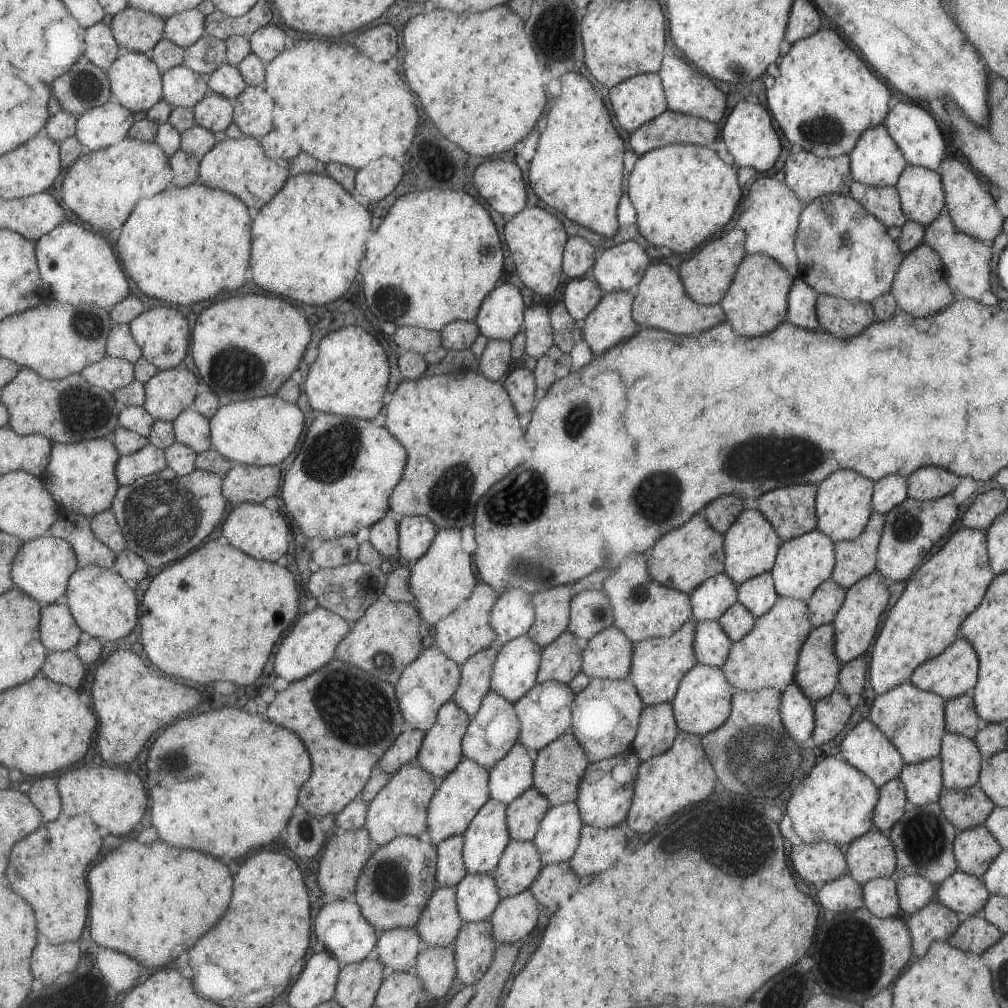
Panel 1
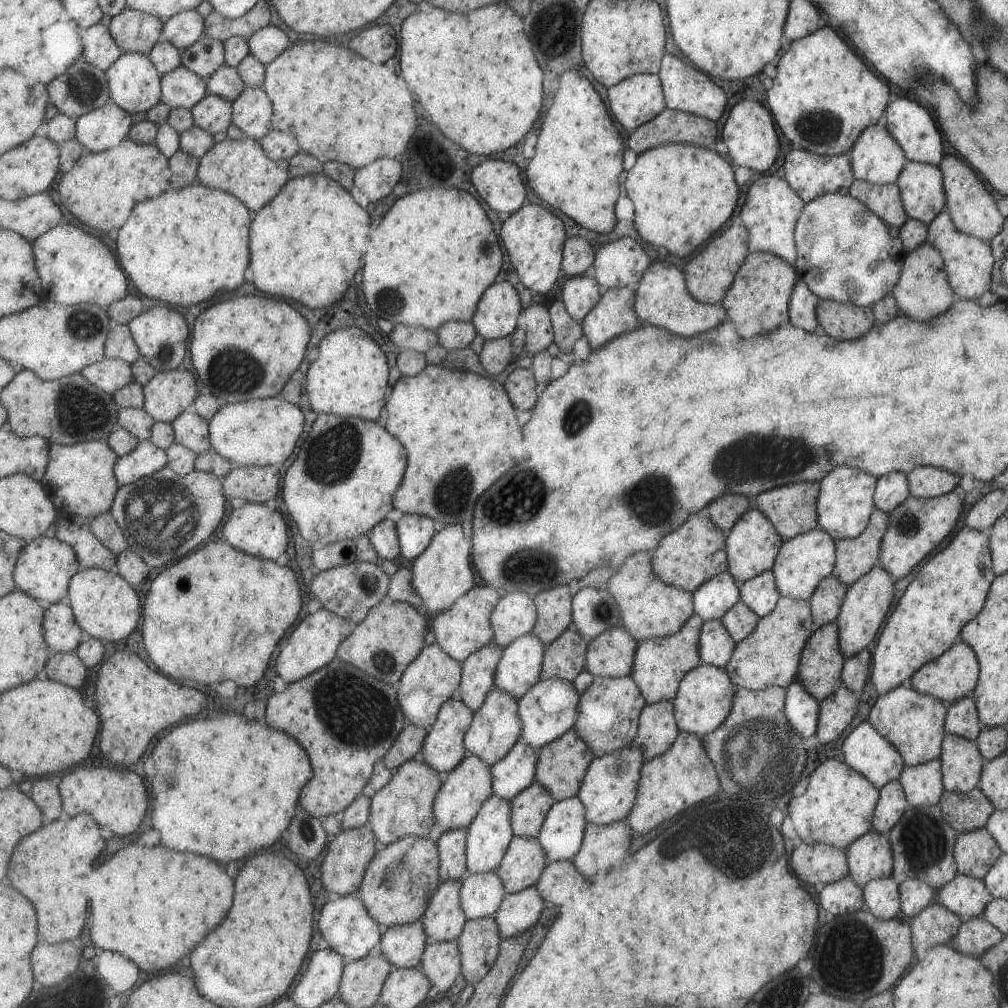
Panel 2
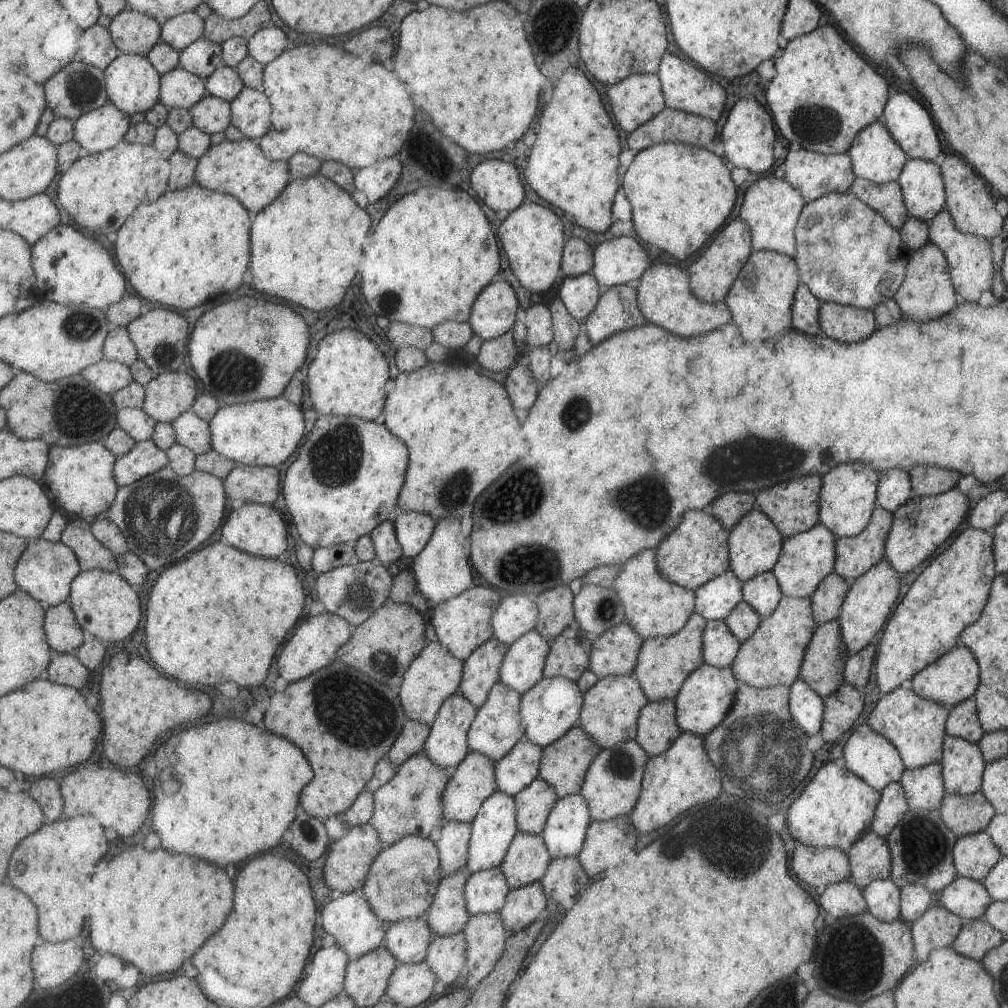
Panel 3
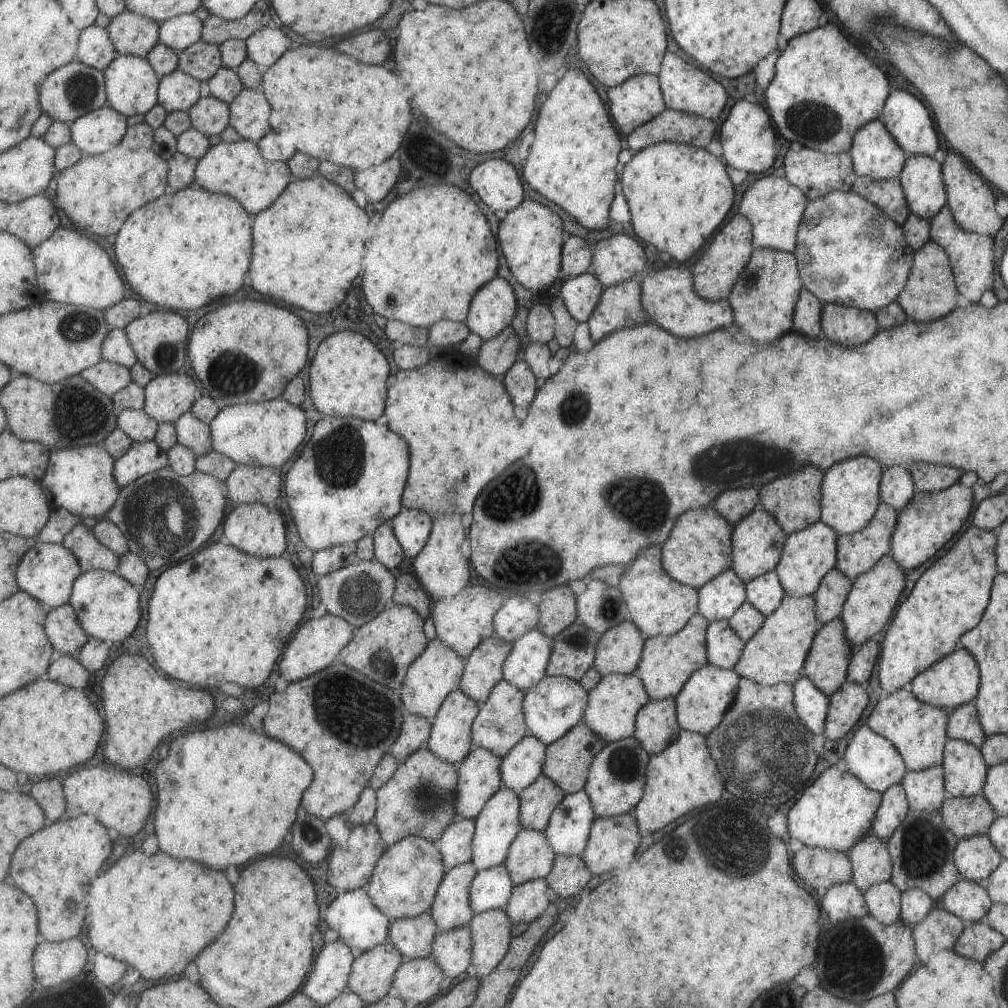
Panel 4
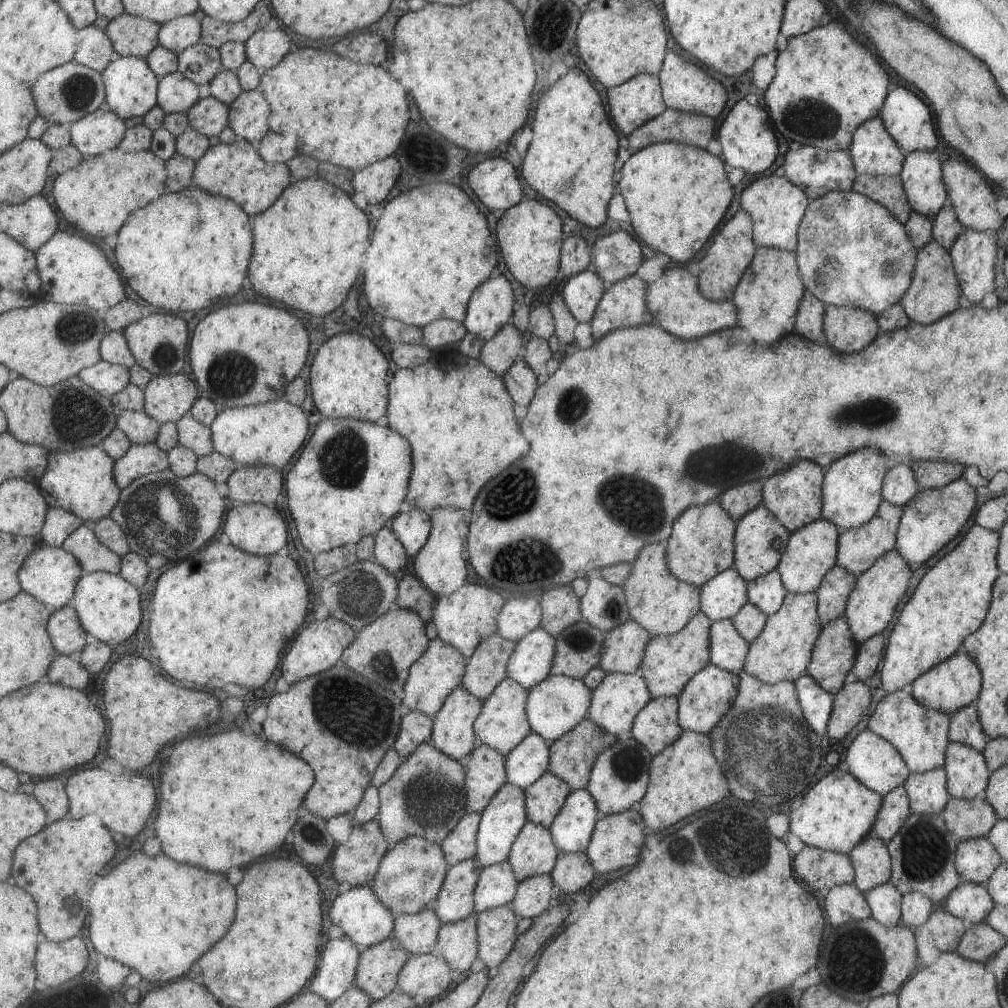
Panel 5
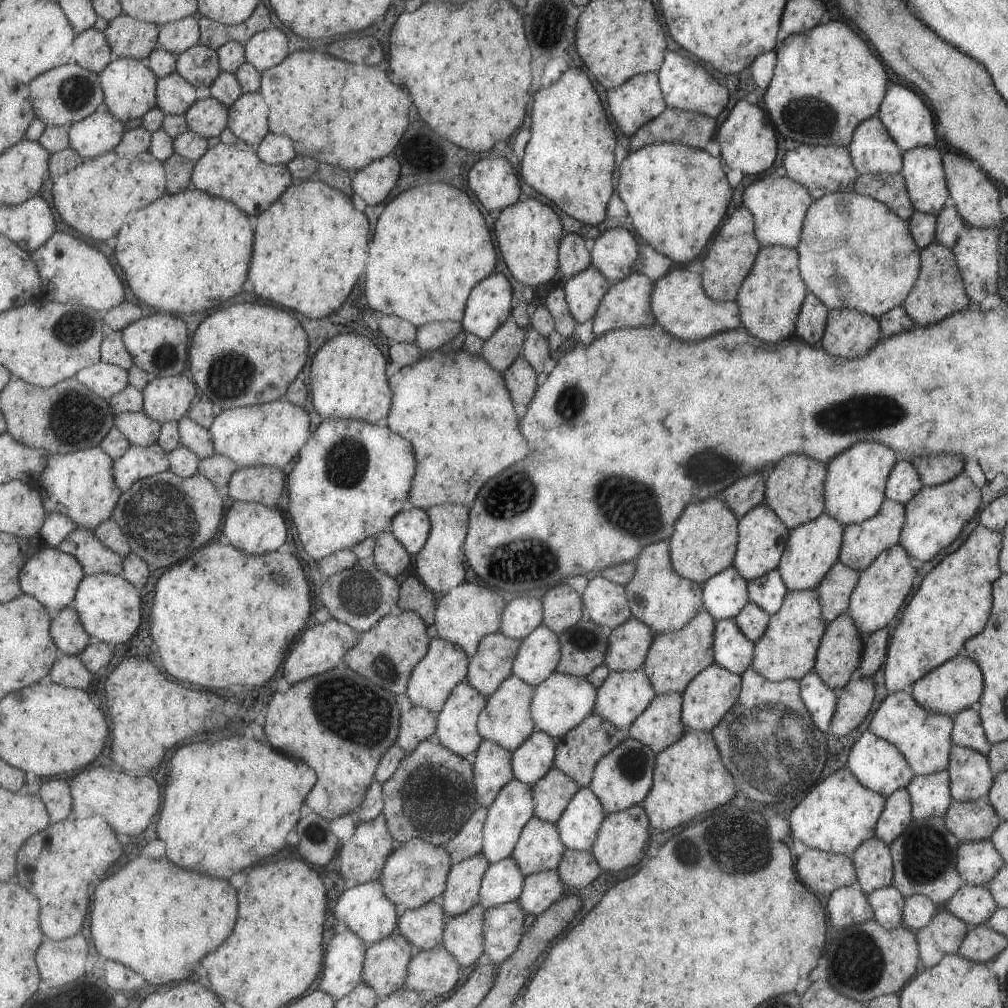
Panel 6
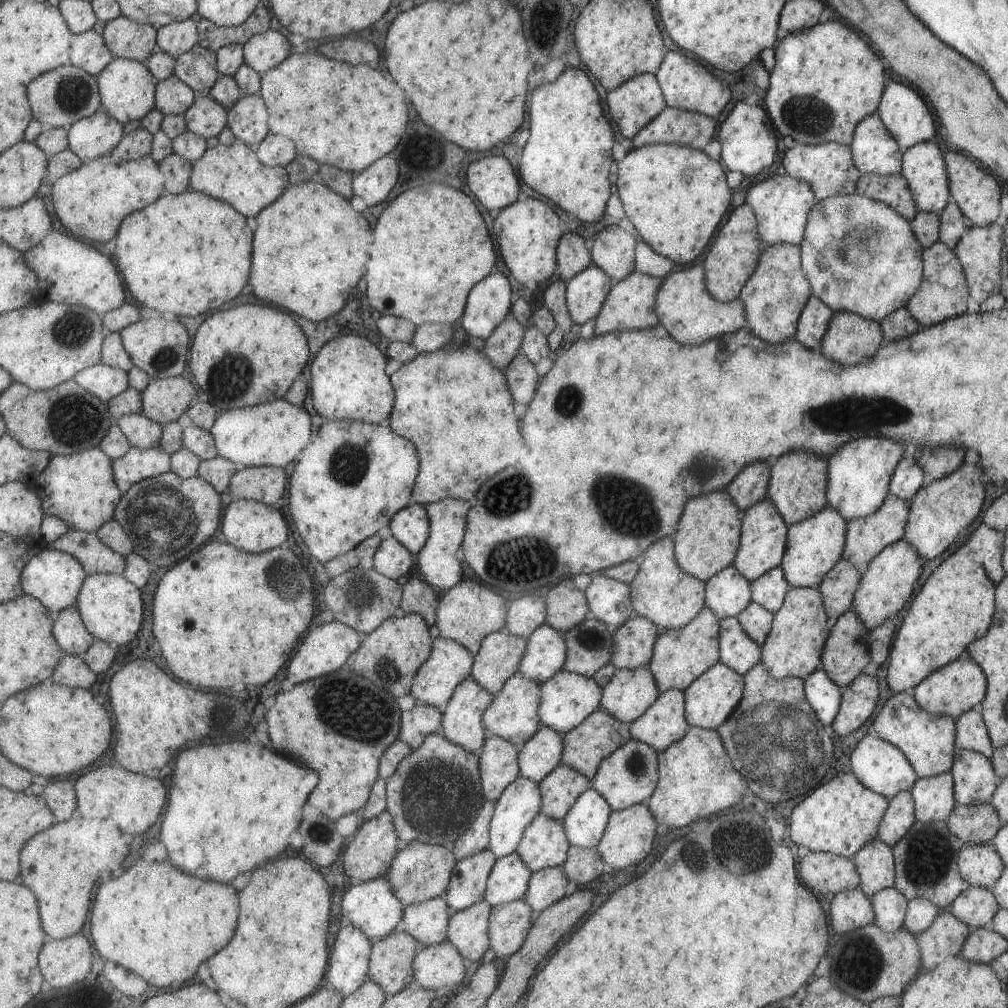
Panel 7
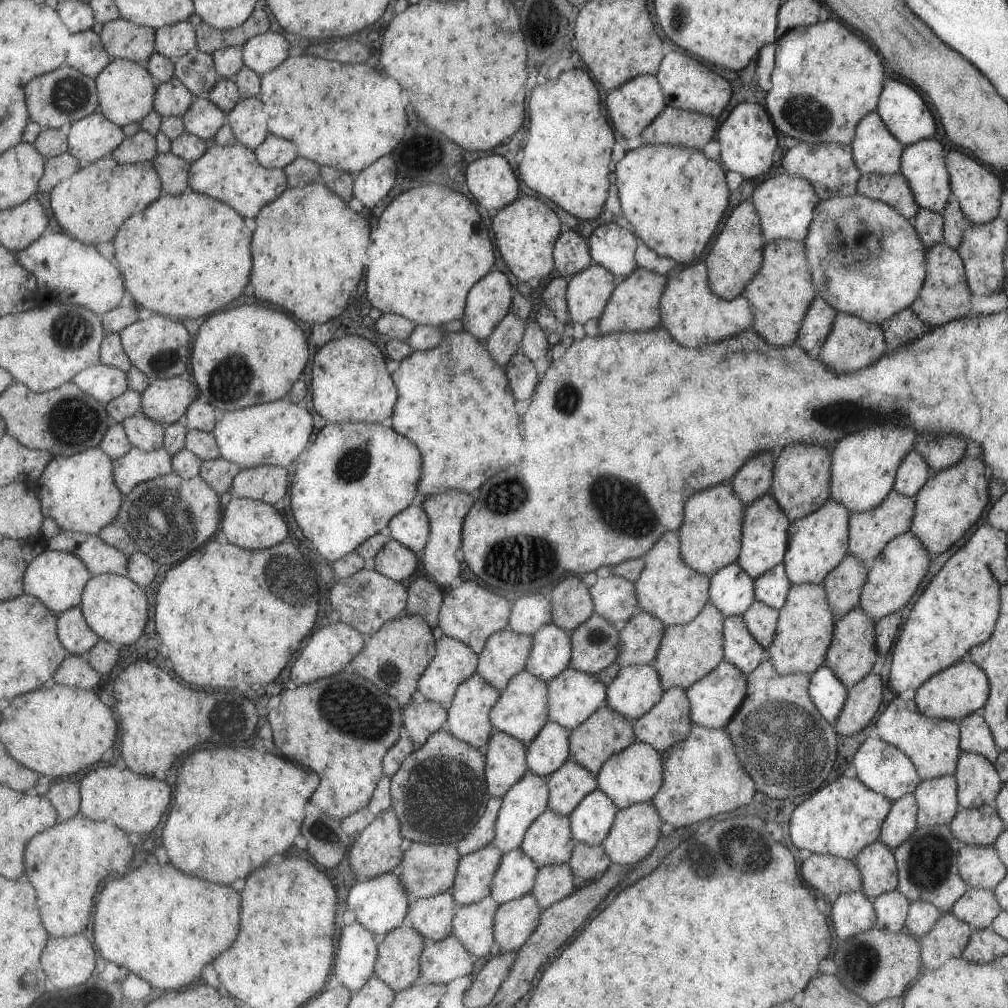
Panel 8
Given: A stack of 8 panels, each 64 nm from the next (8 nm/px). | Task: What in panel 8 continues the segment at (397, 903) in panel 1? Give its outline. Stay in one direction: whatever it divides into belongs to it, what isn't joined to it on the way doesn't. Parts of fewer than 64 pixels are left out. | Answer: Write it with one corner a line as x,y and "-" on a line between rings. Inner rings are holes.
419,841
406,845
406,854
397,870
407,887
411,901
426,899
451,890
458,877
462,854
458,846
447,844
430,845

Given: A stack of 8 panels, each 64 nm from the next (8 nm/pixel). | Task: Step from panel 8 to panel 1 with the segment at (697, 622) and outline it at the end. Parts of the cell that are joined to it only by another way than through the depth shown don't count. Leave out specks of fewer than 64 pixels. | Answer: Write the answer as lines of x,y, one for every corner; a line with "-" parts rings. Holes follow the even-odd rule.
689,617
670,637
651,637
633,644
628,679
634,684
644,705
671,702
679,681
696,663
693,639
696,618

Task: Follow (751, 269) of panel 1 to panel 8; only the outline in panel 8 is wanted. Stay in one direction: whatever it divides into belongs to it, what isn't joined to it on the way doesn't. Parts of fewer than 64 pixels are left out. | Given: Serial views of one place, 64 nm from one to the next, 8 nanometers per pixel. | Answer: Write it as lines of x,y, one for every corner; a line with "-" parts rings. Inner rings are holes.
775,239
771,242
765,242
764,249
762,252
762,263
759,267
759,270
755,273
755,276
745,285
744,291
742,292
743,295
745,295
745,298
750,302
750,305
752,306
752,311
754,314
754,323
753,323
753,331
759,332
761,334
761,338
763,340
767,340
771,346
775,348
781,348
781,347
788,347
791,345
796,344
796,340
799,334
799,329
801,328
803,317
805,316
805,313
807,312
807,309
809,308
809,305
811,304
811,301
817,297
815,292
815,287
813,286
810,270
808,269
808,264
806,261
806,250
804,247
803,241
798,240
783,240
783,239

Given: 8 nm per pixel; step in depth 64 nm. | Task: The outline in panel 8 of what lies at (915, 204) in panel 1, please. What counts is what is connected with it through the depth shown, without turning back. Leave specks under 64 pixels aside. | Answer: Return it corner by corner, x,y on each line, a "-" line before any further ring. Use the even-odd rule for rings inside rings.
933,137
921,139
904,147
900,159
900,173
907,180
918,206
930,211
941,212
952,194
943,156
943,146

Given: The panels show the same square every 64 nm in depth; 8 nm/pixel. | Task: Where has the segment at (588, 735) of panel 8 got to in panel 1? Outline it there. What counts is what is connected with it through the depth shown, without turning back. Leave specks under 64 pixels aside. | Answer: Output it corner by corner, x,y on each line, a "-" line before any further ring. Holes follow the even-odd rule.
569,732
535,754
534,785
550,800
552,806
564,805
579,798
579,785
589,766
588,756
579,739

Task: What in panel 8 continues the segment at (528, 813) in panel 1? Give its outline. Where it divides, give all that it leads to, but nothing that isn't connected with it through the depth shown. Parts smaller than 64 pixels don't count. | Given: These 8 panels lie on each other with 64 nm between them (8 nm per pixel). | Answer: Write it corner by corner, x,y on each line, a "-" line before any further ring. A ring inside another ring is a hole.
570,759
550,776
550,808
570,817
582,798
598,786
595,774

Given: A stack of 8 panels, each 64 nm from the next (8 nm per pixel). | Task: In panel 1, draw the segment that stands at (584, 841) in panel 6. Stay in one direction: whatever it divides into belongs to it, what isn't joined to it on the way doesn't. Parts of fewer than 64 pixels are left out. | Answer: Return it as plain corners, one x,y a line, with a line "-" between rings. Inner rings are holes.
578,801
551,807
534,840
544,866
570,861
575,856
583,825

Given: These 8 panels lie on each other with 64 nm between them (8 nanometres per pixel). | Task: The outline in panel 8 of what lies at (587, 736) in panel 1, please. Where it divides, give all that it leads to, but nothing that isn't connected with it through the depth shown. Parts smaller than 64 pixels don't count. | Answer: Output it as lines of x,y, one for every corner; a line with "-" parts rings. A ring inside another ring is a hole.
652,663
625,665
606,686
605,704
632,722
655,706
663,691

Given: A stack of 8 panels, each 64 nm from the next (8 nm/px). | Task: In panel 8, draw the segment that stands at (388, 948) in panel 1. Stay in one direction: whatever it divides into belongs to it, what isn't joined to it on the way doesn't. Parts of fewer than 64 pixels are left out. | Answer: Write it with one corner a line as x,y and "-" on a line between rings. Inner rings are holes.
453,890
410,902
407,924
415,927
427,941
443,940
454,932
459,904

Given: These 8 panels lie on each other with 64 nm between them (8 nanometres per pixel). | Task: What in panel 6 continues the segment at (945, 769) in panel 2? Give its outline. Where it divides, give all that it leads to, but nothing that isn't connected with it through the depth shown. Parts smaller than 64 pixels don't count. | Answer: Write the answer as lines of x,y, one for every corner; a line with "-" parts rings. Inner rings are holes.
952,744
946,771
953,801
964,803
987,798
994,774
984,754

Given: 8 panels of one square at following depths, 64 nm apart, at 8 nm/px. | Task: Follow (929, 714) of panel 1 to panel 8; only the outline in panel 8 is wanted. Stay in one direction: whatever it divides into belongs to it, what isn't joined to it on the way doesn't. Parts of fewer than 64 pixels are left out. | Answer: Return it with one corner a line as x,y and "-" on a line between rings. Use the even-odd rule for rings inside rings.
898,696
893,698
879,714
873,727
873,734
903,751
903,754
911,759
921,781
955,774
956,760
962,751
959,746
958,722
925,716
917,710
914,699
902,700

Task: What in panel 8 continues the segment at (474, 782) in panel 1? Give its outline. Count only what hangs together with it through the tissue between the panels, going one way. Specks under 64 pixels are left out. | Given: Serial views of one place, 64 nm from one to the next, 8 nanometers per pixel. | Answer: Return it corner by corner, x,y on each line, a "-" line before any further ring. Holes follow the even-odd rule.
495,730
487,756
486,783
493,797
505,797
530,772
528,745
505,731

